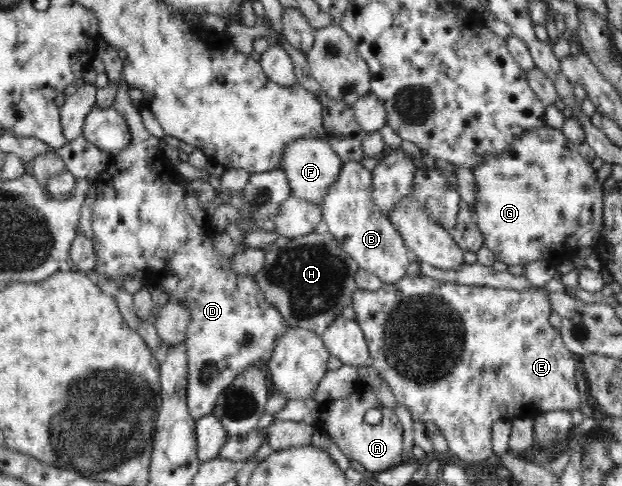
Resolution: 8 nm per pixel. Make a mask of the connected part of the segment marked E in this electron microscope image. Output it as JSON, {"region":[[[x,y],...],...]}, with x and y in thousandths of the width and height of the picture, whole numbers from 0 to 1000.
{"region":[[[654,566],[633,582],[614,586],[614,595],[605,599],[585,599],[569,595],[566,636],[572,642],[572,660],[585,685],[598,753],[605,774],[625,792],[635,813],[640,833],[650,833],[664,866],[695,866],[704,874],[709,893],[720,907],[722,928],[736,944],[752,953],[772,953],[793,936],[793,909],[789,903],[791,874],[796,866],[820,866],[833,860],[857,860],[875,846],[891,842],[923,844],[937,833],[941,819],[926,790],[926,755],[932,747],[929,739],[920,739],[916,724],[905,706],[900,685],[883,665],[883,652],[889,642],[878,591],[855,597],[828,597],[793,593],[768,586],[740,586],[725,578],[701,578],[693,570]]]}

